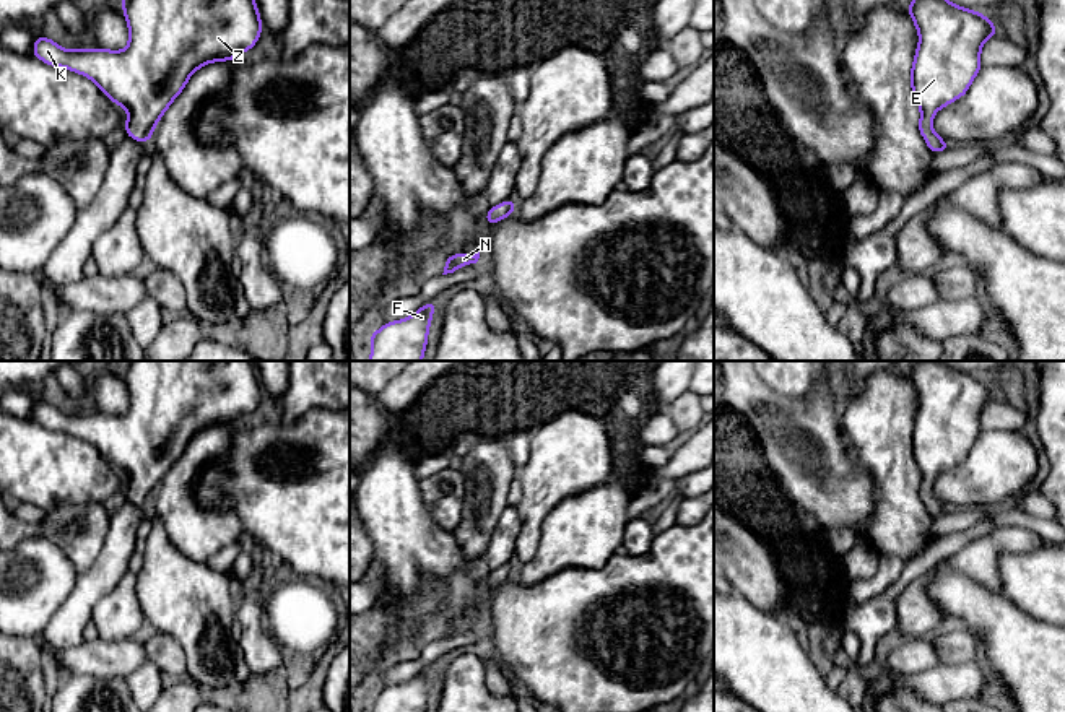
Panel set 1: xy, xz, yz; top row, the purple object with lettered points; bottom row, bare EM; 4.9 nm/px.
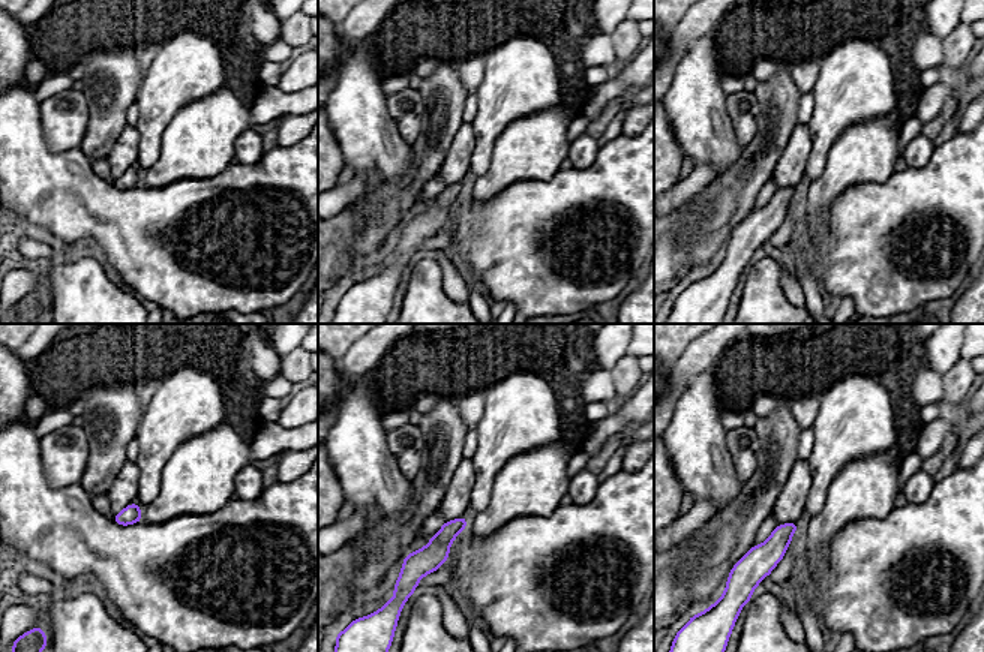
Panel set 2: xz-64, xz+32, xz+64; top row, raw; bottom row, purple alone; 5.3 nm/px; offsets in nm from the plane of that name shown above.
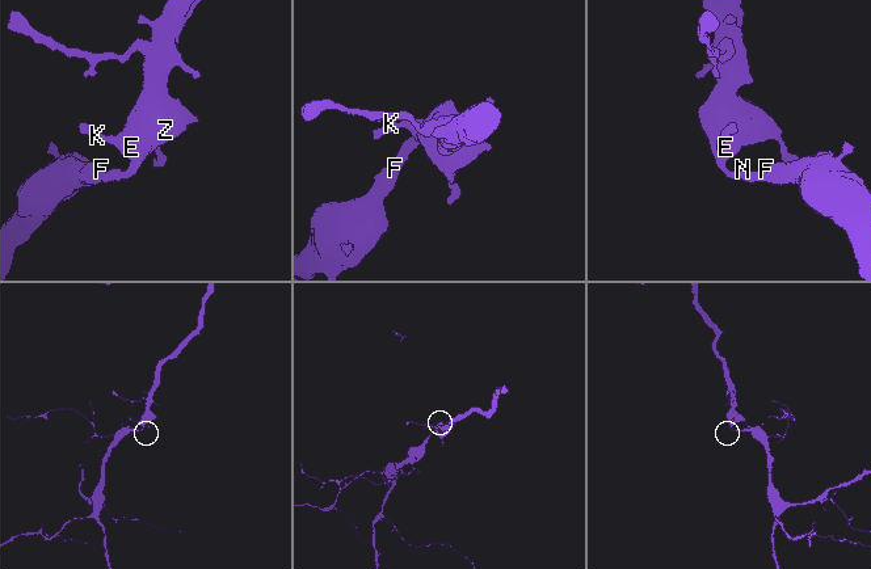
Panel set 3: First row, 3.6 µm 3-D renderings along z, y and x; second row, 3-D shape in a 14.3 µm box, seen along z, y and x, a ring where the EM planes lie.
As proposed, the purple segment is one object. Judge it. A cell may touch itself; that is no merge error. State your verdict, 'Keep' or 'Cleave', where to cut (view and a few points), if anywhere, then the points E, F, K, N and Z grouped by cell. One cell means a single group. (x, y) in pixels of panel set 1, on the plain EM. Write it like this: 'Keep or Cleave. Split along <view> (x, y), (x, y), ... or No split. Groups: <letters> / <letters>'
Keep. No split. Groups: E F K N Z

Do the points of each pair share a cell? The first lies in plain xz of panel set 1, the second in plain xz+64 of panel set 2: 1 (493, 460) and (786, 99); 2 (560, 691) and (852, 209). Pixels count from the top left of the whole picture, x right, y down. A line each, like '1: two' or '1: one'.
1: one
2: one

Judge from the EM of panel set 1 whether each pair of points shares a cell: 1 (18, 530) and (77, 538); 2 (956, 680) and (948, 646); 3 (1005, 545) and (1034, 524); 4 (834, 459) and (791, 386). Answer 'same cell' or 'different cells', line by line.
1: same cell
2: different cells
3: different cells
4: different cells

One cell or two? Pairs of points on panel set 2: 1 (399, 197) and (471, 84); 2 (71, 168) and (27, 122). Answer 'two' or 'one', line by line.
1: two
2: one

